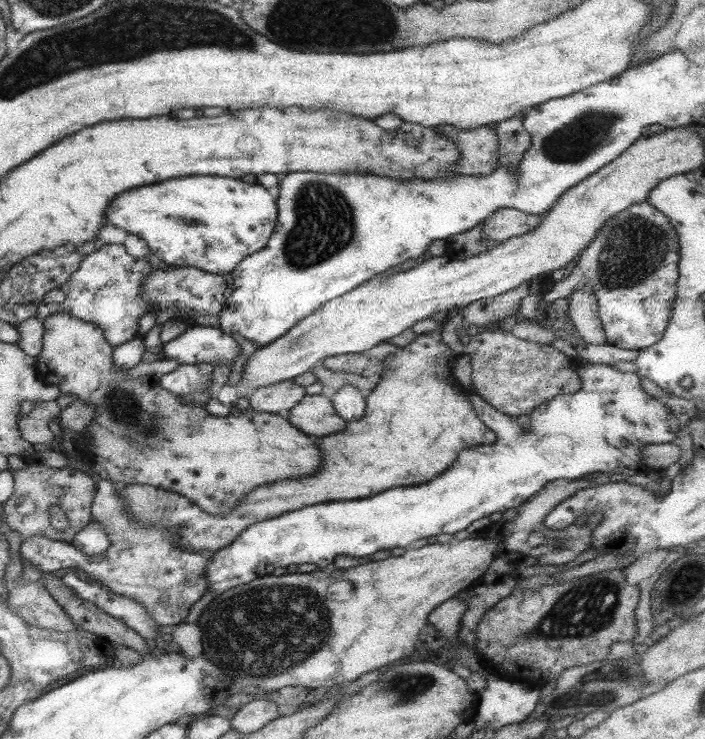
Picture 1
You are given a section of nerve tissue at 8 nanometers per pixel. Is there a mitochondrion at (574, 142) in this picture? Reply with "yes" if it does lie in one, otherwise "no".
yes

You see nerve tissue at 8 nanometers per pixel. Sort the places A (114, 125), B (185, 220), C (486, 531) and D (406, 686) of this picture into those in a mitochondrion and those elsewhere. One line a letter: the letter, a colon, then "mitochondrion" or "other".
A: other
B: mitochondrion
C: other
D: mitochondrion

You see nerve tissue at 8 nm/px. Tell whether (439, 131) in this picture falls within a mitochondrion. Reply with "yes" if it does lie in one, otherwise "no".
no

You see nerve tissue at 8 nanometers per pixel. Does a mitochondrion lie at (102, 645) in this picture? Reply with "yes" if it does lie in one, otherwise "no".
no

